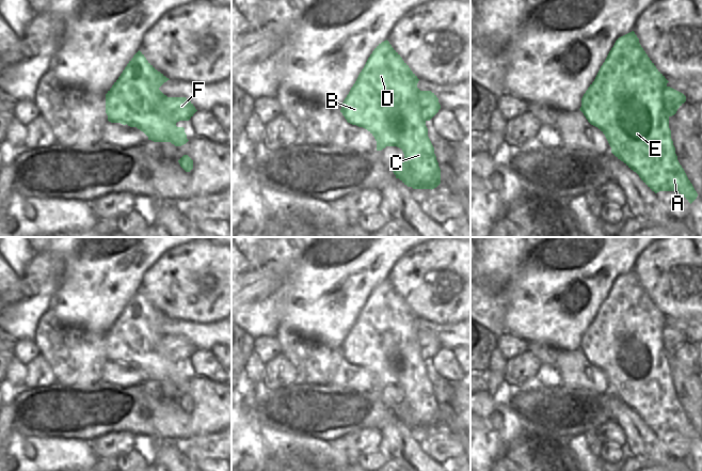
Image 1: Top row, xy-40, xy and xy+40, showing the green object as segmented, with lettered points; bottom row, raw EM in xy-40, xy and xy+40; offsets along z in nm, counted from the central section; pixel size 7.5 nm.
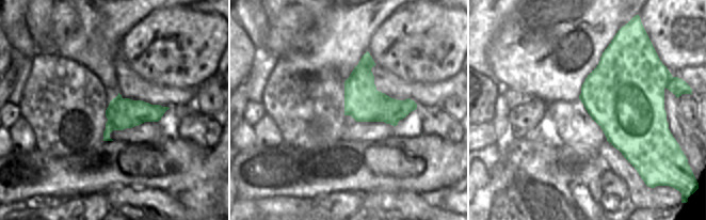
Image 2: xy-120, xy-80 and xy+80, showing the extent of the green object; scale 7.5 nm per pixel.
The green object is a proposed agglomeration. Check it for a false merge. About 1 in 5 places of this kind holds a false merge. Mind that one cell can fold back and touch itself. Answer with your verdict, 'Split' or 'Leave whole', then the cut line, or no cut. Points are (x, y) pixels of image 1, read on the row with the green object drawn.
Split. Split along xy-40 (126, 111), (147, 124), (175, 123)

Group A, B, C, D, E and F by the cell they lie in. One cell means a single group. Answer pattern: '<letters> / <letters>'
A B C D E / F

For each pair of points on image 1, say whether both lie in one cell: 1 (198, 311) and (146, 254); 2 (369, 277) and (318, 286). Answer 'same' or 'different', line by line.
1: different
2: same

